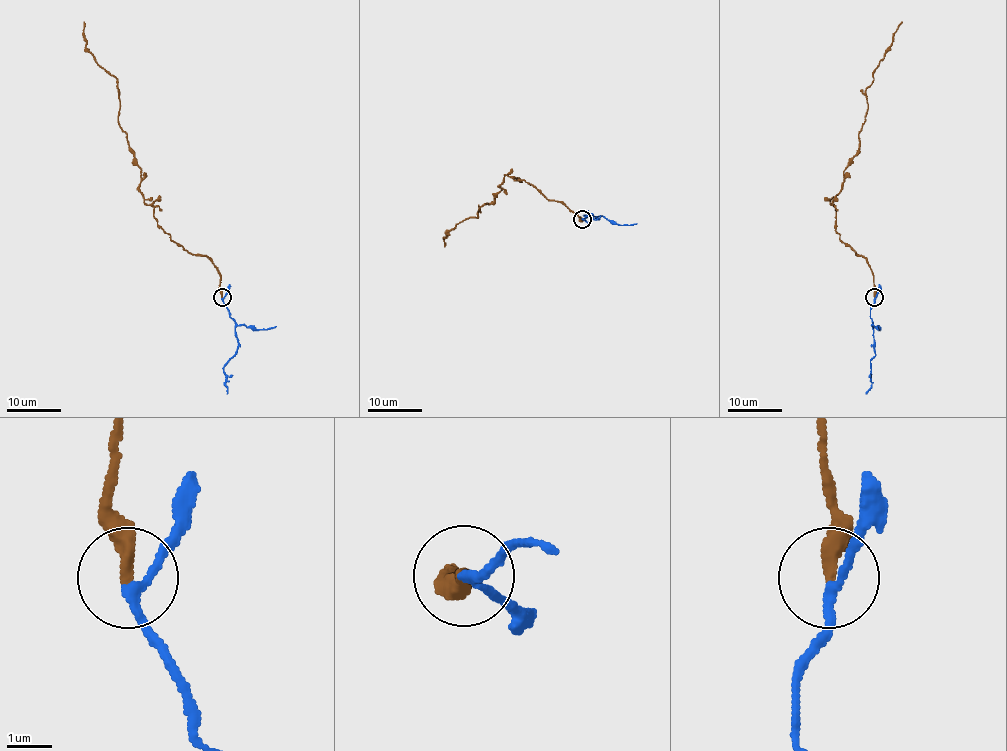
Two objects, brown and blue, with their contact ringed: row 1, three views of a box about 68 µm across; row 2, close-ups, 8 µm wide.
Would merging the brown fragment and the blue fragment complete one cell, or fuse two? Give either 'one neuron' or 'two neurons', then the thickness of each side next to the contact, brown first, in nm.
one neuron; 320 nm thick on the brown side, 180 nm on the other

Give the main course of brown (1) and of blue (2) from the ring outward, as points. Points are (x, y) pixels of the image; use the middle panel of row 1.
1: (582, 218), (531, 184), (505, 175), (495, 199), (484, 203), (476, 218), (460, 221), (444, 239), (444, 247)
2: (582, 218), (592, 214), (599, 218), (584, 216), (586, 210)

